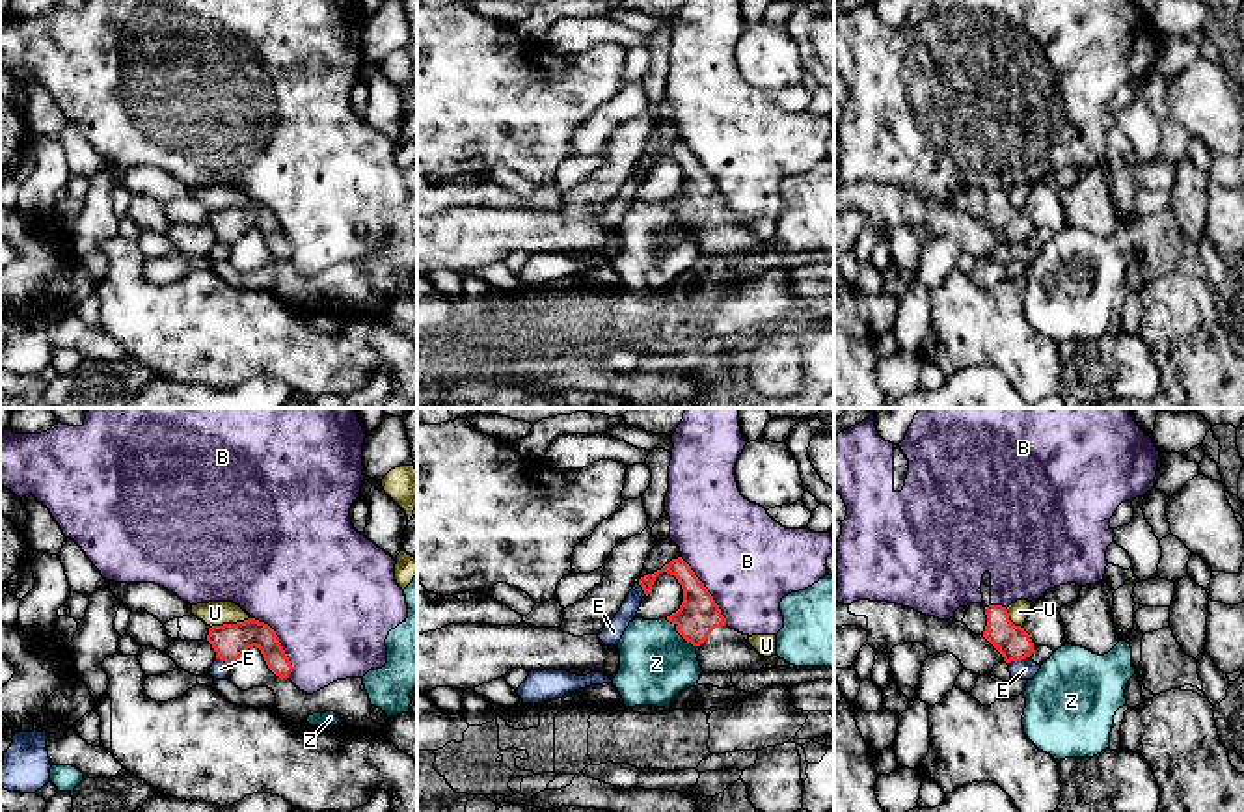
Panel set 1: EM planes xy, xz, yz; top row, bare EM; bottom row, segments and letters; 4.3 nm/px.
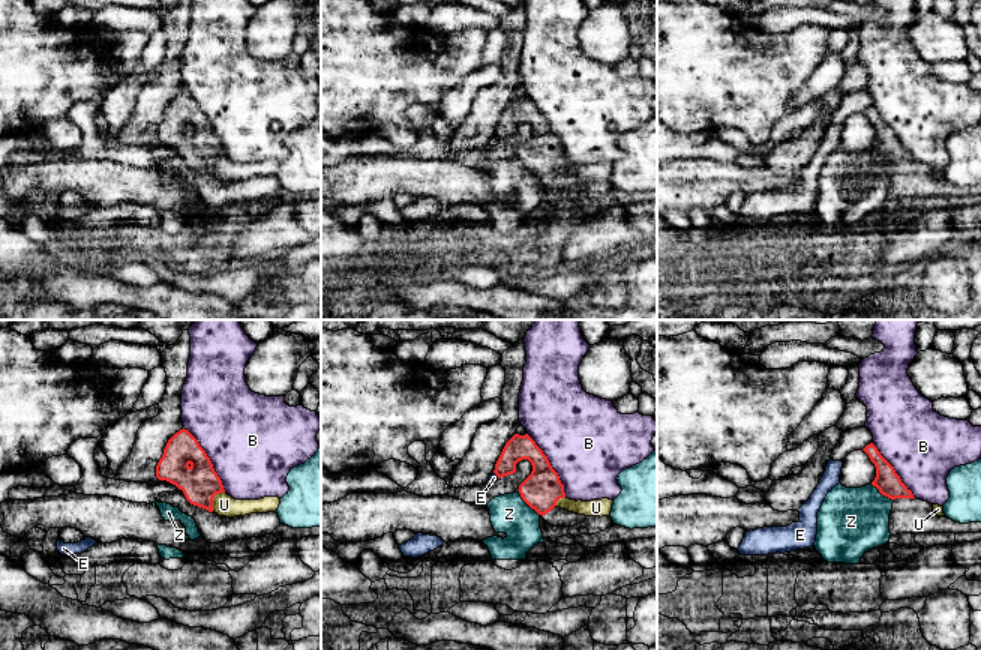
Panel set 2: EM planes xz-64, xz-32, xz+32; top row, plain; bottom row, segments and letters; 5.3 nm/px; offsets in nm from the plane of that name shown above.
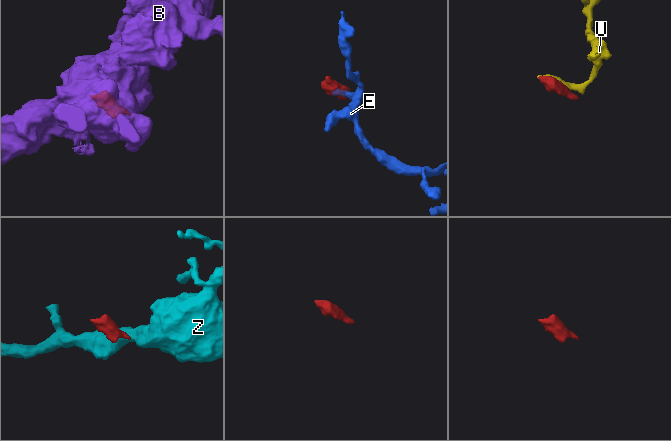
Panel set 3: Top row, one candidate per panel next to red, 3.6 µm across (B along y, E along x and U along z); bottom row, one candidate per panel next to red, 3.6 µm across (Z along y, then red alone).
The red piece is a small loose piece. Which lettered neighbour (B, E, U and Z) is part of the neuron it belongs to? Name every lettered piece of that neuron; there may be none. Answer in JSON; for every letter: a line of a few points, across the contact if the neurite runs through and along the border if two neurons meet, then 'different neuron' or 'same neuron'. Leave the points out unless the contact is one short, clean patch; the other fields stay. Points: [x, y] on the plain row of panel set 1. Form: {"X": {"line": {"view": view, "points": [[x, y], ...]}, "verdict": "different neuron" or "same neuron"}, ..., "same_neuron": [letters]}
{"B": {"verdict": "different neuron"}, "E": {"line": {"view": "yz", "points": [[1028, 239], [1008, 246]]}, "verdict": "different neuron"}, "U": {"verdict": "different neuron"}, "Z": {"line": {"view": "xz", "points": [[665, 202], [697, 230]]}, "verdict": "different neuron"}, "same_neuron": []}

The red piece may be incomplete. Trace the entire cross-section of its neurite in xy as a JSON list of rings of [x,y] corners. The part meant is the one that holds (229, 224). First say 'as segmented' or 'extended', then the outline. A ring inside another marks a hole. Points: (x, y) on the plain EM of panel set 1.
as segmented; [[[255,201],[237,207],[223,207],[209,210],[207,223],[216,235],[216,242],[235,246],[248,231],[259,231],[268,251],[279,259],[289,261],[292,248],[279,225],[276,214]]]

